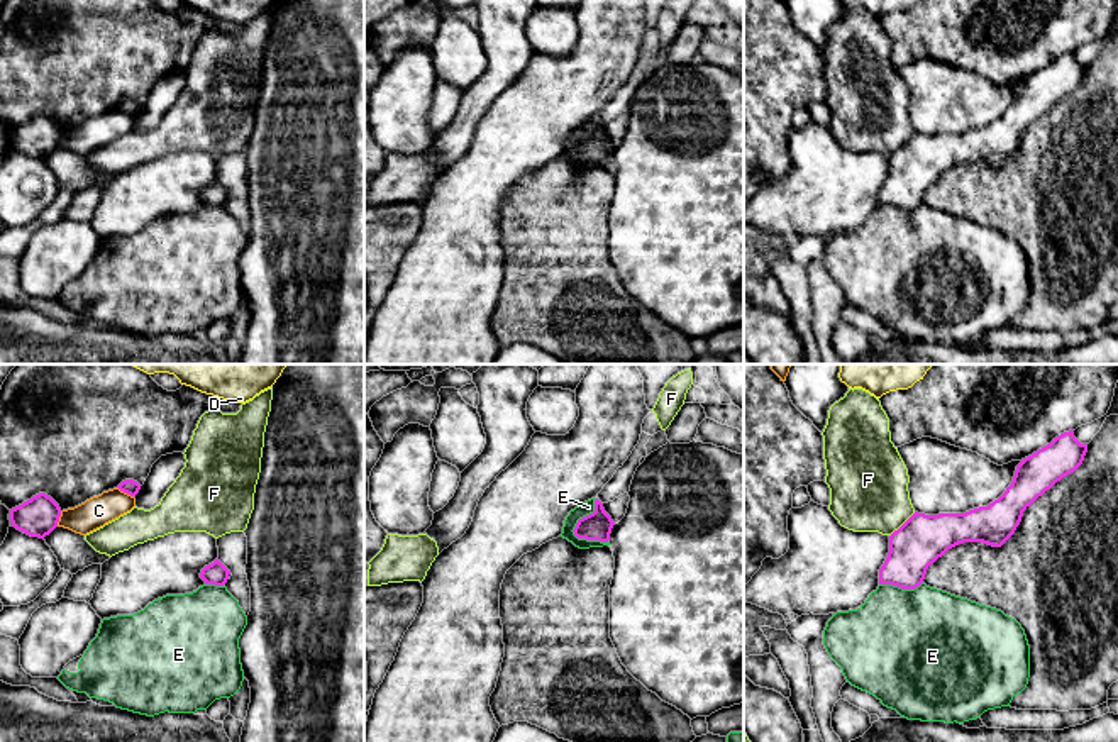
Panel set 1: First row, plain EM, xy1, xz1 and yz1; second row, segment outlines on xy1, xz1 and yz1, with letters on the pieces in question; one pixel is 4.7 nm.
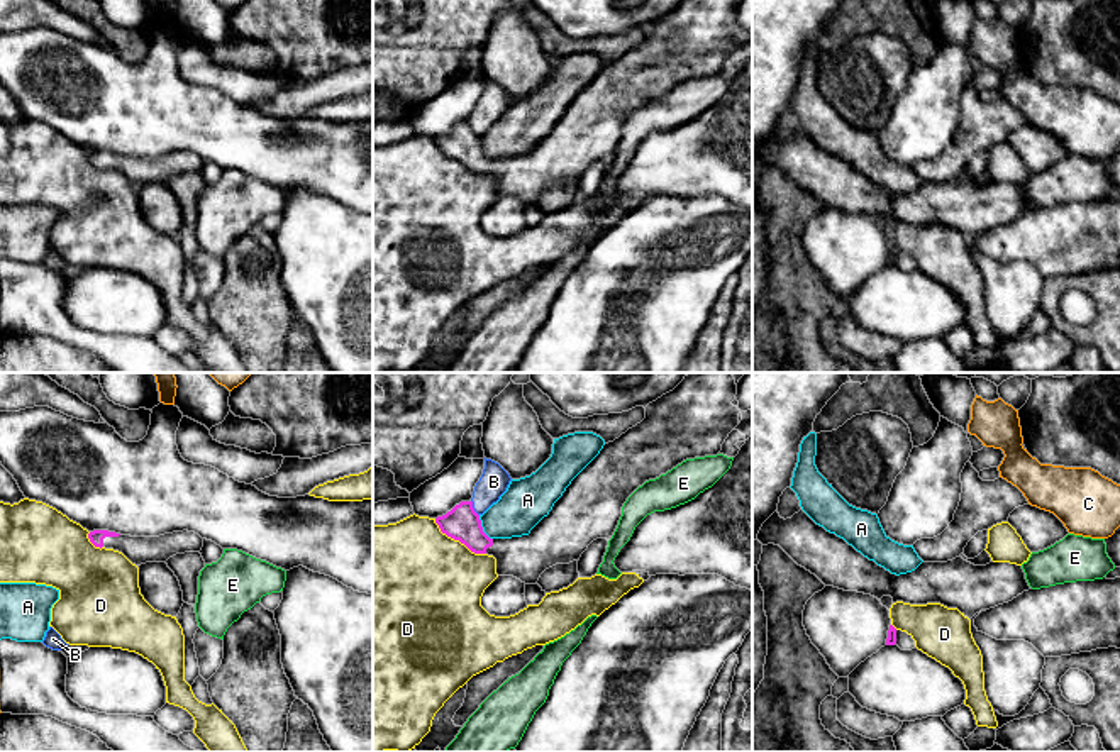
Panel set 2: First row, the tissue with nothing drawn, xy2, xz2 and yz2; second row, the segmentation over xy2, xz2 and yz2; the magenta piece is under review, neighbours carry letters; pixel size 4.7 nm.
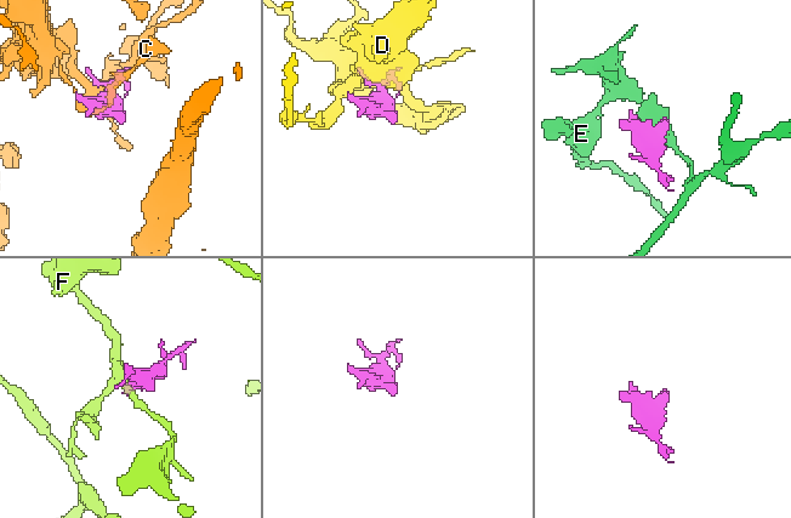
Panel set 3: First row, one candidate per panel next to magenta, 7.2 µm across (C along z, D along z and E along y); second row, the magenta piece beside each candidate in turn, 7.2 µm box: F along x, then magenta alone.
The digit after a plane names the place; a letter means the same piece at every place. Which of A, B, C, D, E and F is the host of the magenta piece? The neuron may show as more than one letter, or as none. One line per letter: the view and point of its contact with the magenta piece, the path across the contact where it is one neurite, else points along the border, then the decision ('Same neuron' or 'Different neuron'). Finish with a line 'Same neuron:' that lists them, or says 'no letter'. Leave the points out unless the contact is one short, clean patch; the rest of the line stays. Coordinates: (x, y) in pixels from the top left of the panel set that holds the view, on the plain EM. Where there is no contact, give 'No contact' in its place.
A: Touches magenta at xz2 (482, 148). Boundary: xz2 (478, 136), (482, 149), (492, 160). Different neuron
B: Touches magenta at xz2 (473, 129). Boundary: xz2 (471, 121), (471, 127), (478, 136). Different neuron
C: Touches magenta at xy1 (126, 112). Different neuron
D: Touches magenta at xz2 (458, 160). Different neuron
E: Touches magenta at xz1 (573, 151). Boundary: xz1 (597, 119), (573, 153), (607, 163). Different neuron
F: Touches magenta at yz1 (903, 144). Boundary: yz1 (915, 132), (890, 156). Different neuron
Same neuron: no letter

